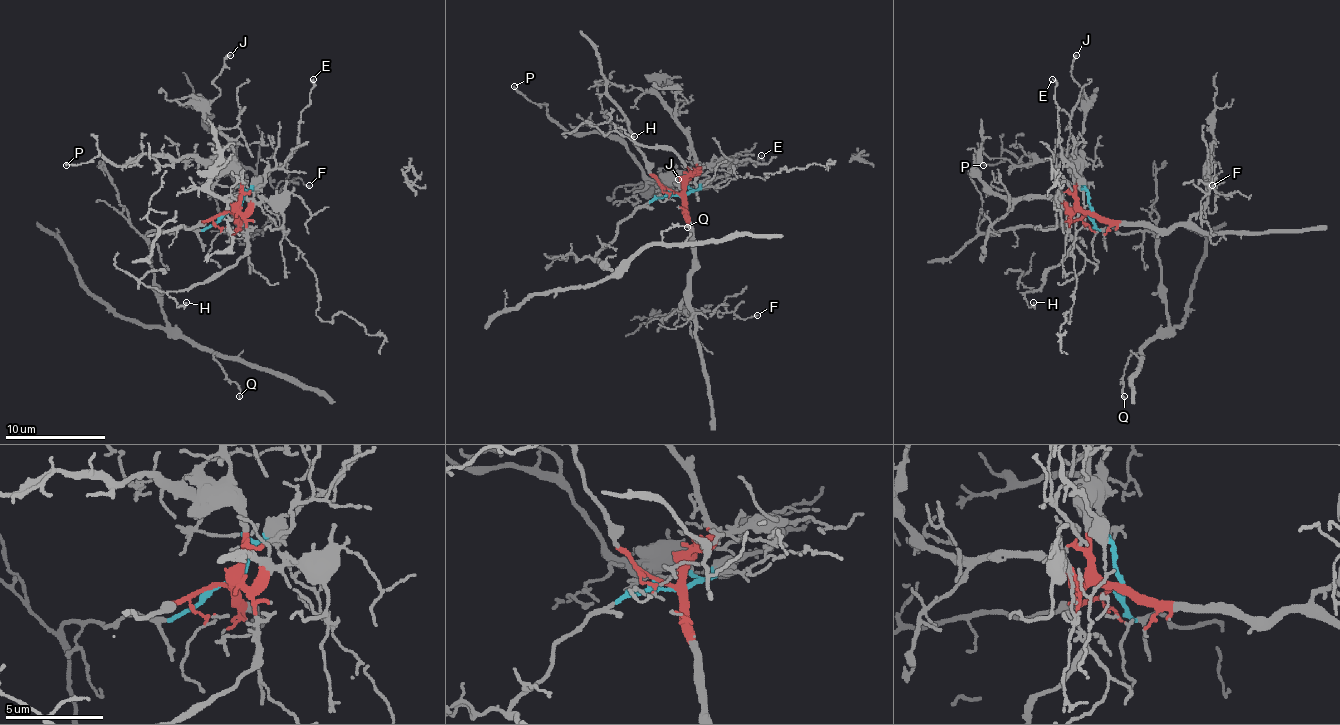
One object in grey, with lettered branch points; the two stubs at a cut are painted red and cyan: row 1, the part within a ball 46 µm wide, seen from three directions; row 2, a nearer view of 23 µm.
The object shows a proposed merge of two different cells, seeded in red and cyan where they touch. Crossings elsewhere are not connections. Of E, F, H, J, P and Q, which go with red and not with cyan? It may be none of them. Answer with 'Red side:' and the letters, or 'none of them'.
Red side: F, H, J, P

